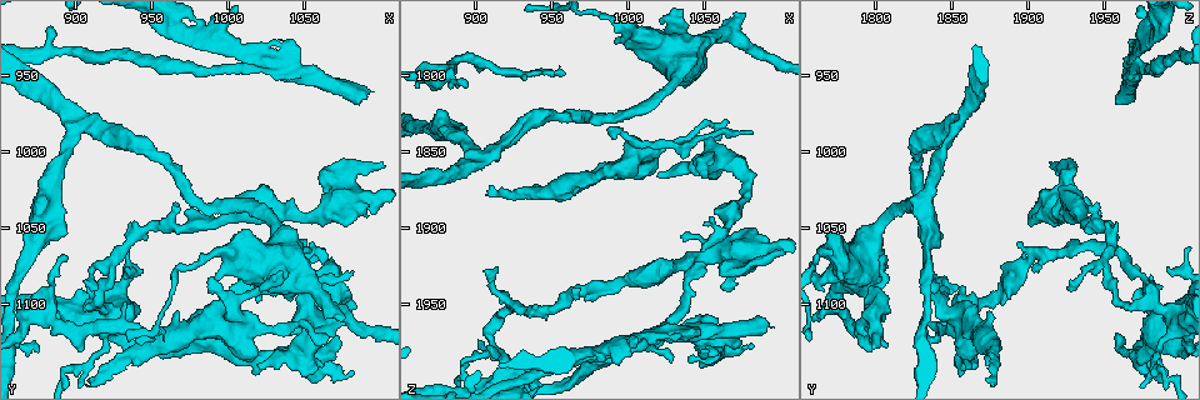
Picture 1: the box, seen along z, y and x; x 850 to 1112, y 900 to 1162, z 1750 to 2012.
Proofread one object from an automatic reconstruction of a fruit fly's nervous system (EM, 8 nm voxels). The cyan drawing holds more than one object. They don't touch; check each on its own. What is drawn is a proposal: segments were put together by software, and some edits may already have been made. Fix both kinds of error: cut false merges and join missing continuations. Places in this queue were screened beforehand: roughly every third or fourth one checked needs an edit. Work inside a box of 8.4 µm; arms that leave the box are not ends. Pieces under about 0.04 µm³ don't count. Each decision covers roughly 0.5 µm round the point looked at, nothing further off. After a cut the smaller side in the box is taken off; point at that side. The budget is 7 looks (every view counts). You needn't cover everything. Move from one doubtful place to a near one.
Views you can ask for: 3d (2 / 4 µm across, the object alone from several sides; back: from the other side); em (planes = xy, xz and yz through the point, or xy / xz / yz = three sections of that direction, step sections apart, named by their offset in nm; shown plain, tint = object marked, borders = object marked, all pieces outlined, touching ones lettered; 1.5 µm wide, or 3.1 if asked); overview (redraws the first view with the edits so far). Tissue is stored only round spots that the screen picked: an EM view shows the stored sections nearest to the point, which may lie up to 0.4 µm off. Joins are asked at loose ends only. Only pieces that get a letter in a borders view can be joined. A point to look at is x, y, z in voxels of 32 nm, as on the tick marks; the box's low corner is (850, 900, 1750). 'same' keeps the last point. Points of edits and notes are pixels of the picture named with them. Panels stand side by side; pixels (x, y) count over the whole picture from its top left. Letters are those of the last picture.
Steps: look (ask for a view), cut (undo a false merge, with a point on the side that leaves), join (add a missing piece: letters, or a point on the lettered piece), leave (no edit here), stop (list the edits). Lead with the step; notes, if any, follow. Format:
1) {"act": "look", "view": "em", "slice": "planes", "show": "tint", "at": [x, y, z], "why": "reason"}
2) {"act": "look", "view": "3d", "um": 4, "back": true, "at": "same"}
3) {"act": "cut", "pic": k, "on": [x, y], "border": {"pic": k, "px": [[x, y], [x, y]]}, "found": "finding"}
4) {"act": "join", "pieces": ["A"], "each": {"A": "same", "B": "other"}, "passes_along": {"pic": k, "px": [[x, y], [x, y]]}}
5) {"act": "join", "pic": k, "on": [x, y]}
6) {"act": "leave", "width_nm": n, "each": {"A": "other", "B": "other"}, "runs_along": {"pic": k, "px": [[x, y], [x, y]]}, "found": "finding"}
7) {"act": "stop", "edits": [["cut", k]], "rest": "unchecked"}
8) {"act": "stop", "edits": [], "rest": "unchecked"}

{"act": "look", "view": "3d", "um": 2, "at": [1032, 930, 1974], "why": "an open end"}

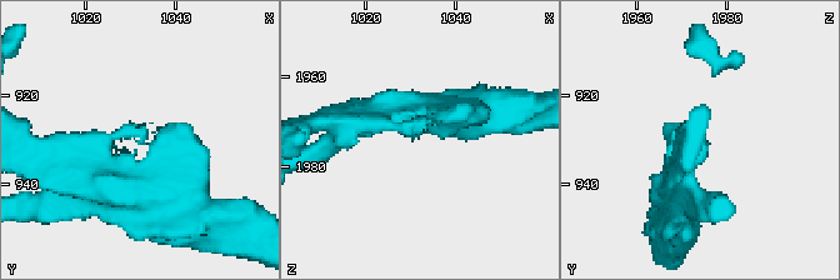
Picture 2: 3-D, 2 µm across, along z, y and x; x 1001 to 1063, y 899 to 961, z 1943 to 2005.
{"act": "look", "view": "em", "slice": "planes", "show": "tint", "at": [1031, 930, 1975]}

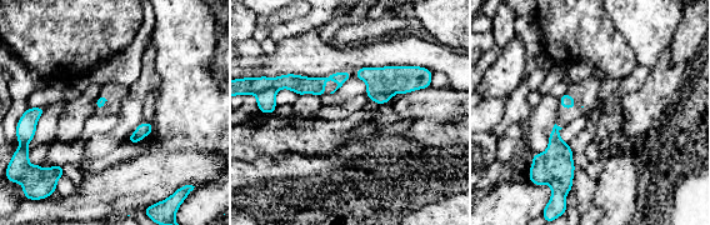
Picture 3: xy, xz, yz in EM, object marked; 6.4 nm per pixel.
{"act": "look", "view": "em", "slice": "planes", "show": "borders", "at": "same", "why": "see the neighbours"}

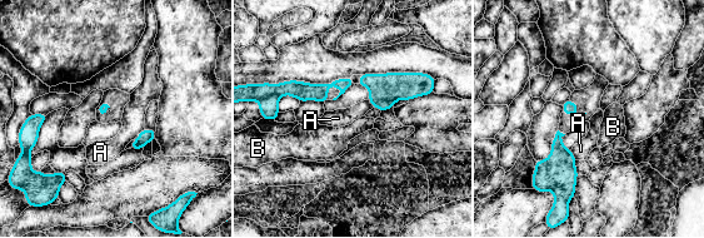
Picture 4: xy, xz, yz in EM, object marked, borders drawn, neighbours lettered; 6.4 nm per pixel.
{"act": "cut", "pic": 4, "on": [559, 213], "each": {"A": "other", "B": "other"}, "border": {"pic": 4, "px": [[550, 189], [559, 187], [567, 201]]}, "found": "a second neuron is stuck on"}

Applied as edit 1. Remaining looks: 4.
{"act": "look", "view": "overview", "why": "see it whole again"}

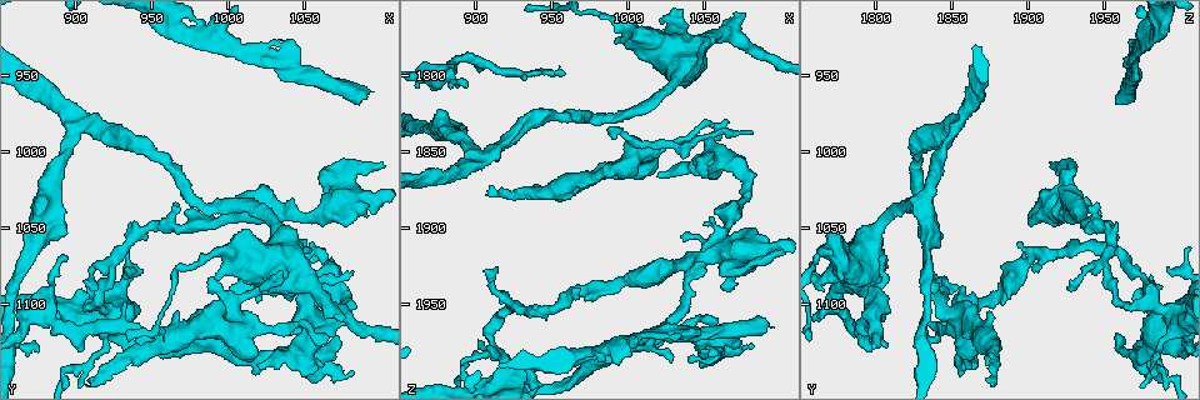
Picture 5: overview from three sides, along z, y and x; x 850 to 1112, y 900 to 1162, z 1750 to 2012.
{"act": "look", "view": "3d", "um": 2, "at": [956, 1118, 1800], "why": "free end"}

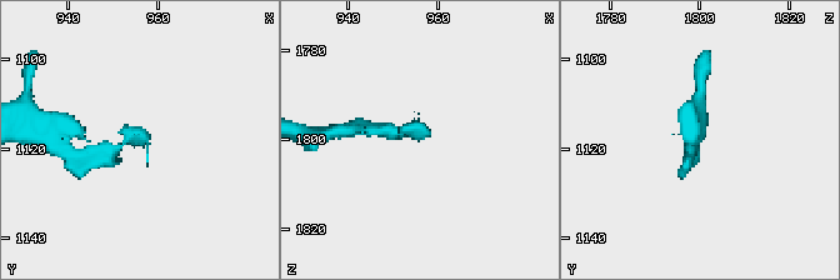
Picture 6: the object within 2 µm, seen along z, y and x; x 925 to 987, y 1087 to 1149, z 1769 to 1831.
{"act": "look", "view": "em", "slice": "planes", "show": "tint", "at": [958, 1118, 1798], "why": "now the EM"}

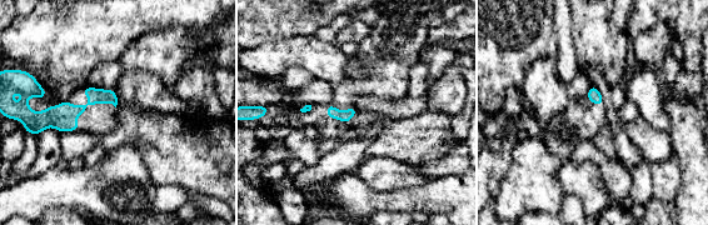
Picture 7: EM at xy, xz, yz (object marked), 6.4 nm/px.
{"act": "look", "view": "em", "slice": "planes", "show": "borders", "at": "same"}

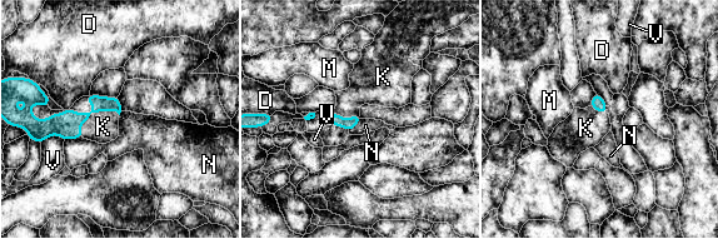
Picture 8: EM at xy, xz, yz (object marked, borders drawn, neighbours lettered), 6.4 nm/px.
{"act": "join", "pieces": ["K"], "each": {"D": "other", "K": "same", "M": "other", "N": "other", "V": "other"}, "passes_along": {"pic": 8, "px": [[66, 125], [94, 113], [103, 127]]}, "found": "it goes on there"}

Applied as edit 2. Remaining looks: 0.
{"act": "stop", "edits": [["cut", 4], ["join", 8]], "rest": "unchecked"}

